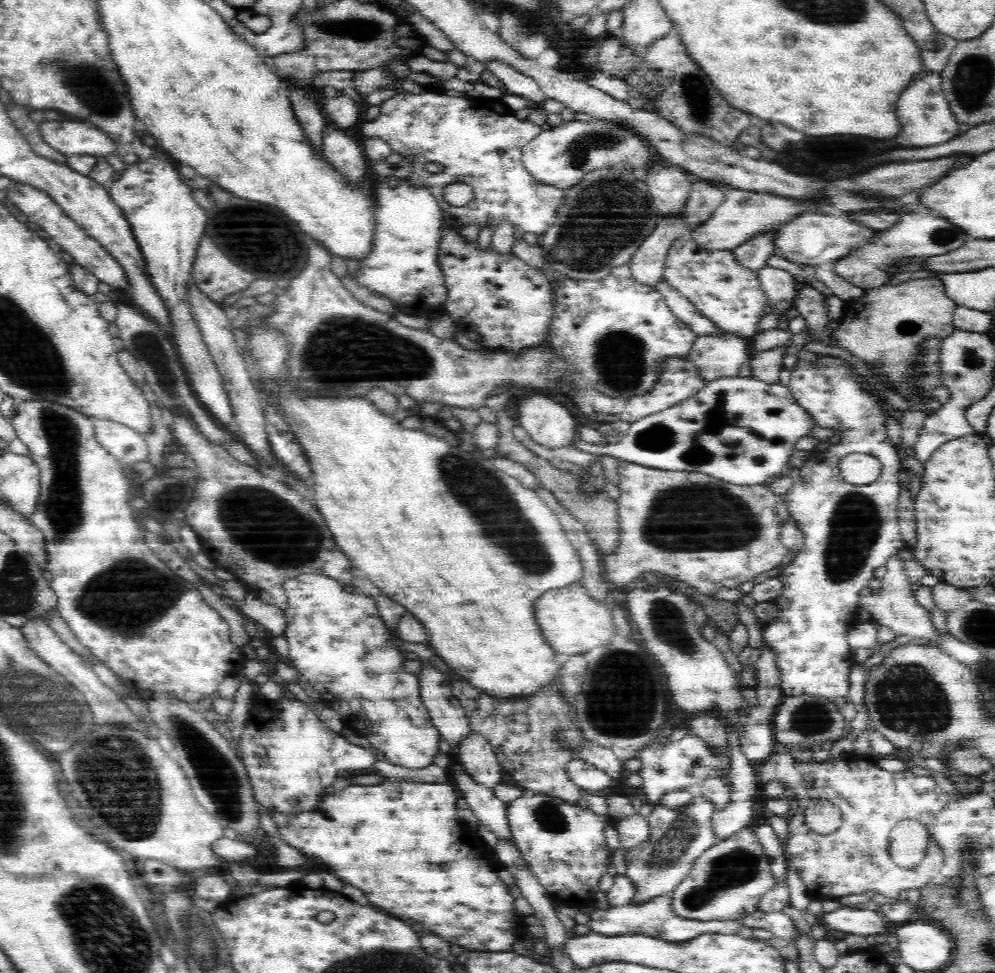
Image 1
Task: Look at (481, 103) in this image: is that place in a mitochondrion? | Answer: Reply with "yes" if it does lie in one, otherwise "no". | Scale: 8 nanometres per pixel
no

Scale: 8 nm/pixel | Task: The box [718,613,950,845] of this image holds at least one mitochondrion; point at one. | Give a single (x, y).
(810, 718)

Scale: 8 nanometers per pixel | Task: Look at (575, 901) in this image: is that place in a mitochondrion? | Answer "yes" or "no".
no

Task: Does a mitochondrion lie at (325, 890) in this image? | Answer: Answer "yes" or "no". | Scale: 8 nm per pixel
no

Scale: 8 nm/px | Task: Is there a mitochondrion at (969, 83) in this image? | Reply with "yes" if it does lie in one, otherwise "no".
yes

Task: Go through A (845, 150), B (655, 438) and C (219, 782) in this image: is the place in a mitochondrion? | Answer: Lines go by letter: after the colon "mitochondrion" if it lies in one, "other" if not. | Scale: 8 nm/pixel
A: other
B: mitochondrion
C: mitochondrion

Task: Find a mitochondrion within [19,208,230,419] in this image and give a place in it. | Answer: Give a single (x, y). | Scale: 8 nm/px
(146, 346)

